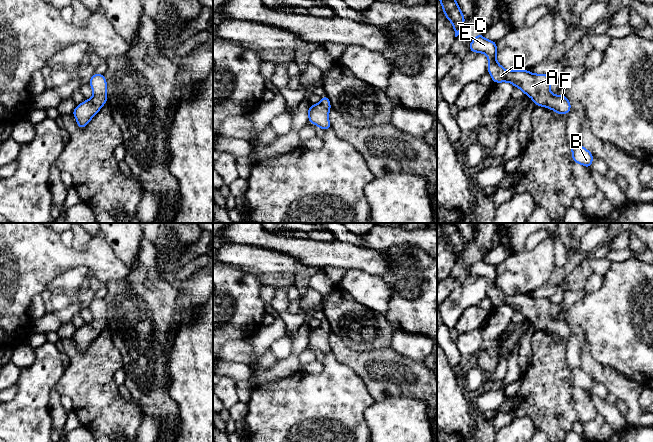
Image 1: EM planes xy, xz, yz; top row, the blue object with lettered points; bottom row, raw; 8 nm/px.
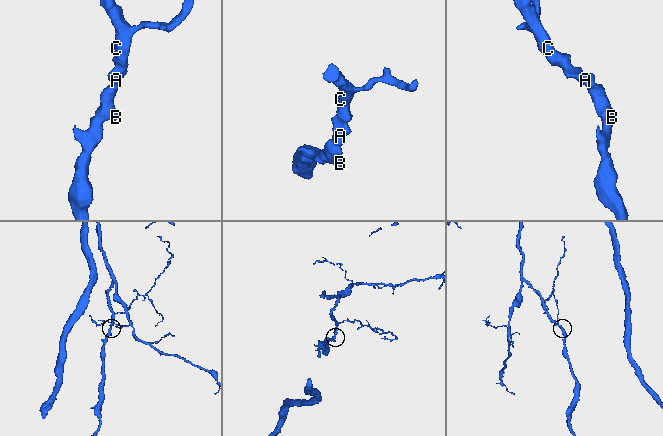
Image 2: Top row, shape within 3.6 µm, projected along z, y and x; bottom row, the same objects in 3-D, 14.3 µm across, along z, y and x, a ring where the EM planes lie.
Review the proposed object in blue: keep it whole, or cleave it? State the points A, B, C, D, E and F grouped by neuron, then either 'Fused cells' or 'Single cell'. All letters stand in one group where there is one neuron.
Groups: A B C D E F. Single cell

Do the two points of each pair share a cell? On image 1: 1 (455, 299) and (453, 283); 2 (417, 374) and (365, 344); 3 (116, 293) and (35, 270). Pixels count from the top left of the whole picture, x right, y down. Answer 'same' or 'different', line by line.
1: different
2: different
3: different

